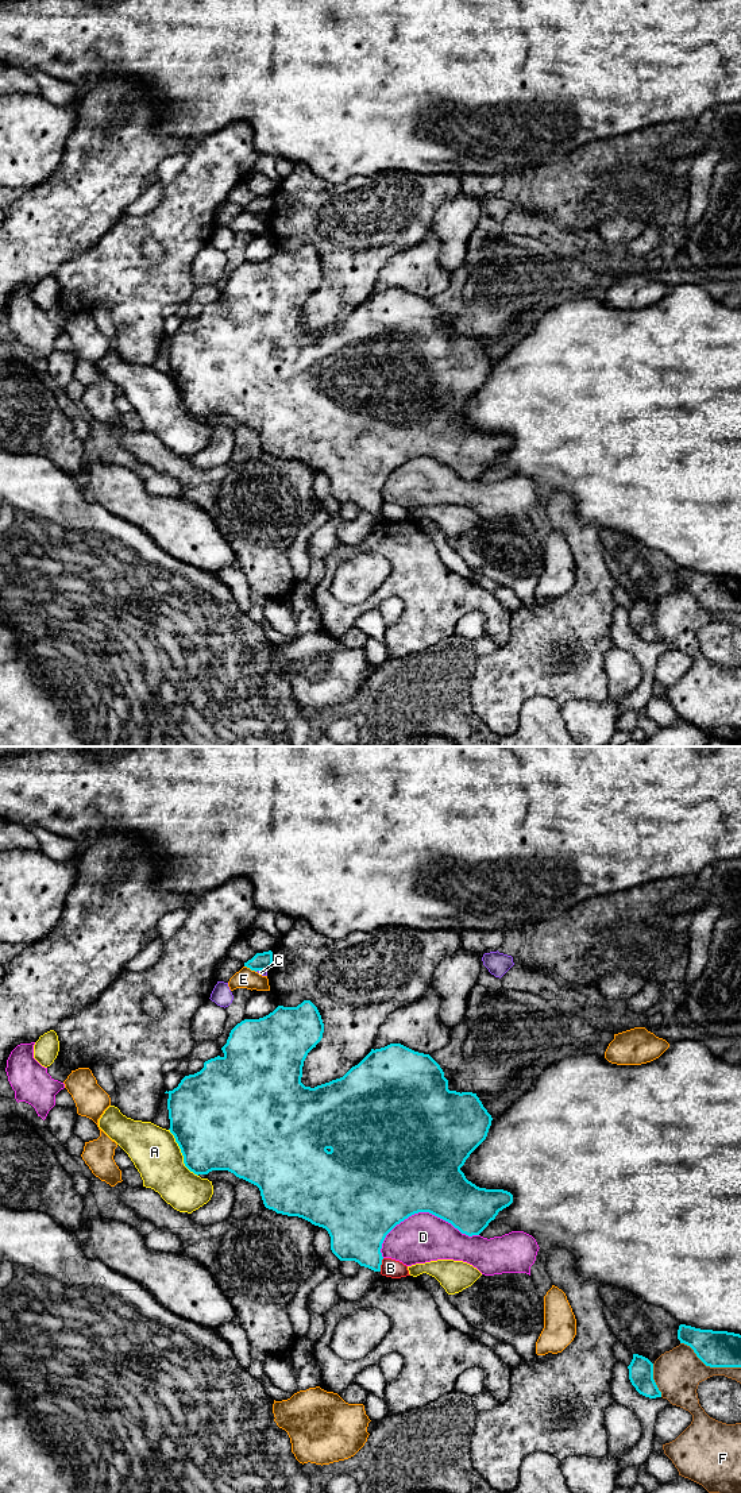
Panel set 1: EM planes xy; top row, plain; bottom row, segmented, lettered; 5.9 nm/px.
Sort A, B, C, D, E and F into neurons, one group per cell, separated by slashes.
A / B / C / D / E / F

